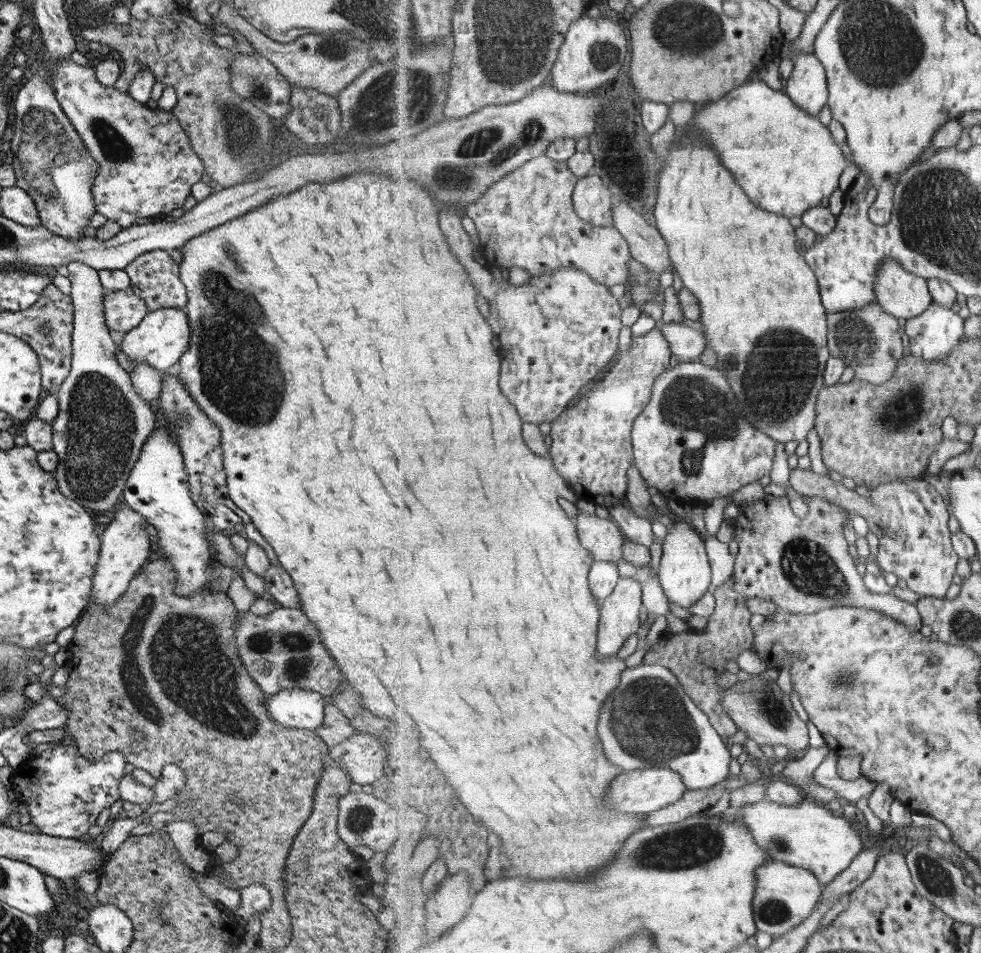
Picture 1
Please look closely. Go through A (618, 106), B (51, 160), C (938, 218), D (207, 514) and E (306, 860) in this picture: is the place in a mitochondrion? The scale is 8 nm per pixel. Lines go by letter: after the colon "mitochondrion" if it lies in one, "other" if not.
A: other
B: mitochondrion
C: mitochondrion
D: other
E: mitochondrion

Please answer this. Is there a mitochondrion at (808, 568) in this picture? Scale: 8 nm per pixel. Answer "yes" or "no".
yes

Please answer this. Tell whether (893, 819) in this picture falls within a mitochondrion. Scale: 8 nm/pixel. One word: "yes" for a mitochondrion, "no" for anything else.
no

